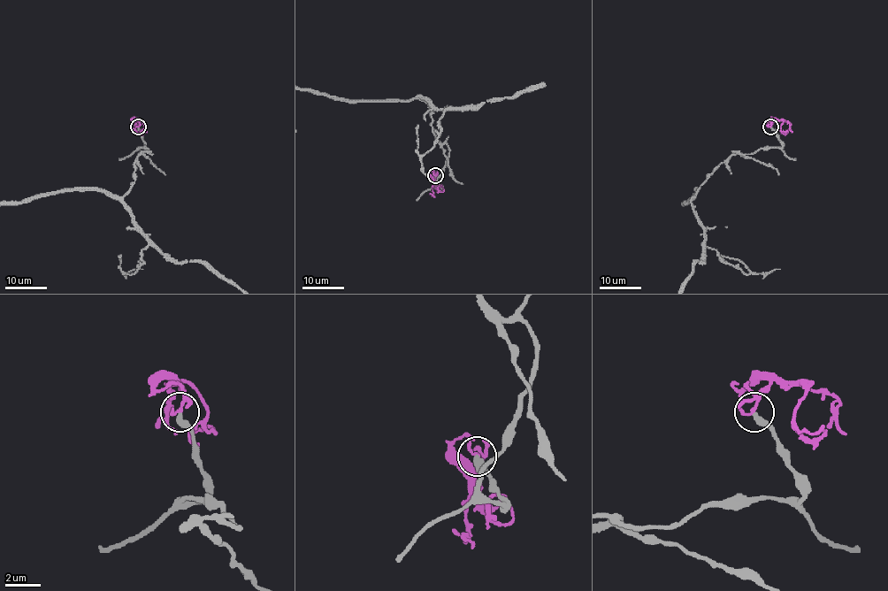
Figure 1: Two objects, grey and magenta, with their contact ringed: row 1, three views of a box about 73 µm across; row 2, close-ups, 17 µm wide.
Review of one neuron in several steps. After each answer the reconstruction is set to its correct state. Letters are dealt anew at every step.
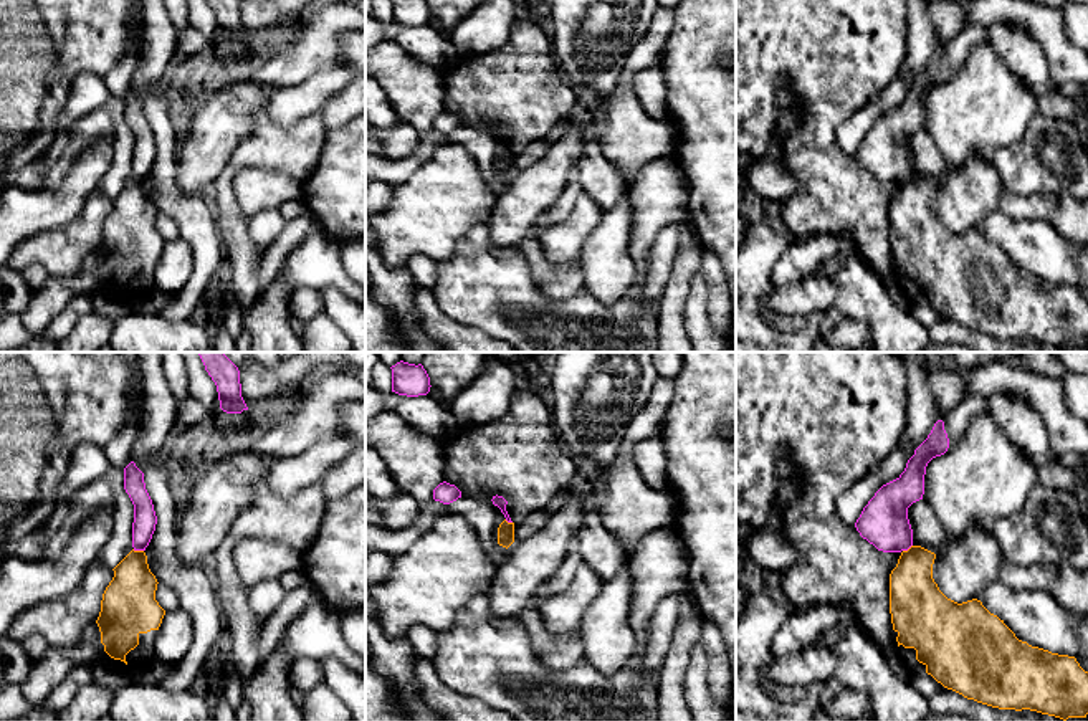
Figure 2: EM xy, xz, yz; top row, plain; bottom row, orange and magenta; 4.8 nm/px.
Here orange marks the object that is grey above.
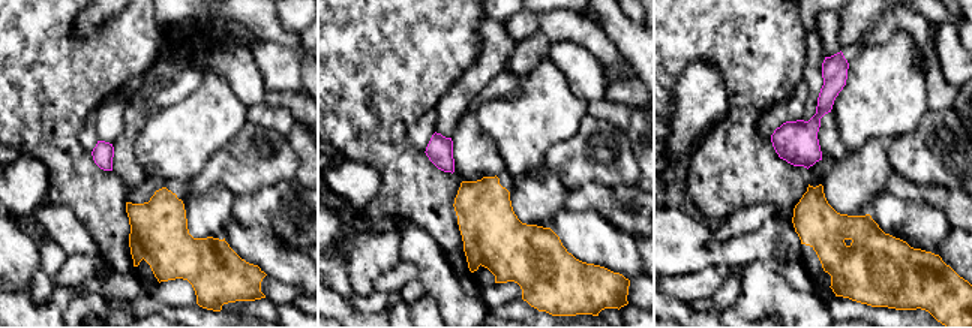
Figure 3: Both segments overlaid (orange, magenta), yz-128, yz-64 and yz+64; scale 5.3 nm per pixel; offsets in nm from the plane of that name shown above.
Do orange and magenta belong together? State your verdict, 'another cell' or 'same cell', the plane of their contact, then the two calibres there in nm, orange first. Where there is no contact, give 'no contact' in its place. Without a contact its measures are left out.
another cell | xy | 260/110 nm

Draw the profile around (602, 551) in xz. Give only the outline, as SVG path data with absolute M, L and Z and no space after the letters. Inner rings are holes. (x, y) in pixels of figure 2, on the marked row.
M592 494L585 498L589 516L577 537L584 564L587 564L602 582L607 582L615 577L622 567L627 567L630 557L618 537L613 536L600 519L597 501L599 498Z

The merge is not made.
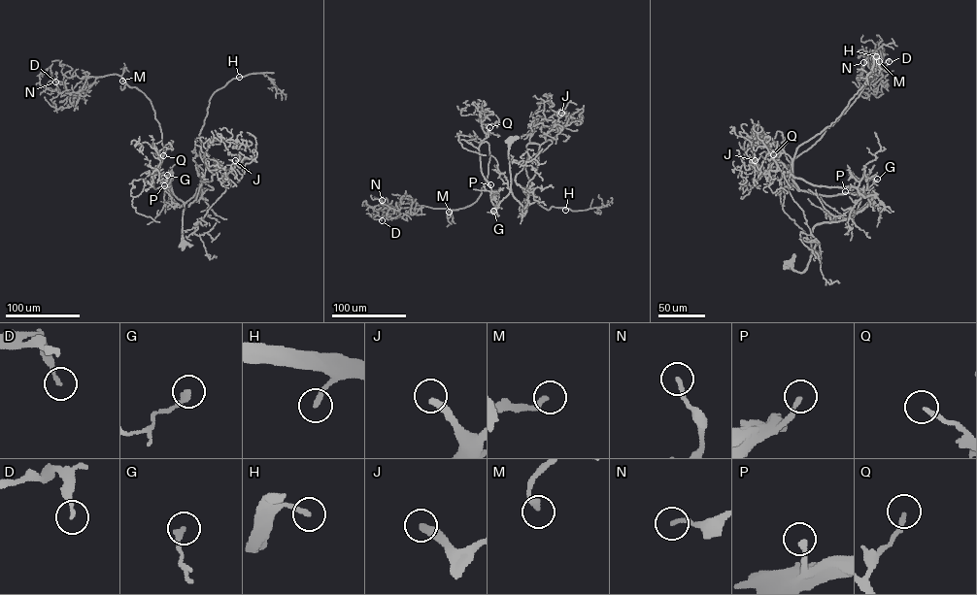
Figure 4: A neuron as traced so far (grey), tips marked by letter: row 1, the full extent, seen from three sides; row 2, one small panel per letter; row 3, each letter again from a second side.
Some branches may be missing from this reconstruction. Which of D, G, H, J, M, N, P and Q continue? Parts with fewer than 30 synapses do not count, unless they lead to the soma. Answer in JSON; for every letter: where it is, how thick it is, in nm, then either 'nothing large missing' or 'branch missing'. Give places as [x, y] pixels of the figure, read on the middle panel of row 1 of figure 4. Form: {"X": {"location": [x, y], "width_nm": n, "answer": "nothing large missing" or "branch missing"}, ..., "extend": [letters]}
{"D": {"location": [382, 220], "width_nm": 180, "answer": "nothing large missing"}, "G": {"location": [493, 211], "width_nm": 170, "answer": "nothing large missing"}, "H": {"location": [565, 210], "width_nm": 220, "answer": "branch missing"}, "J": {"location": [561, 113], "width_nm": 360, "answer": "branch missing"}, "M": {"location": [449, 212], "width_nm": 260, "answer": "branch missing"}, "N": {"location": [382, 200], "width_nm": 170, "answer": "nothing large missing"}, "P": {"location": [490, 184], "width_nm": 220, "answer": "nothing large missing"}, "Q": {"location": [489, 127], "width_nm": 180, "answer": "branch missing"}, "extend": ["H", "J", "M", "Q"]}

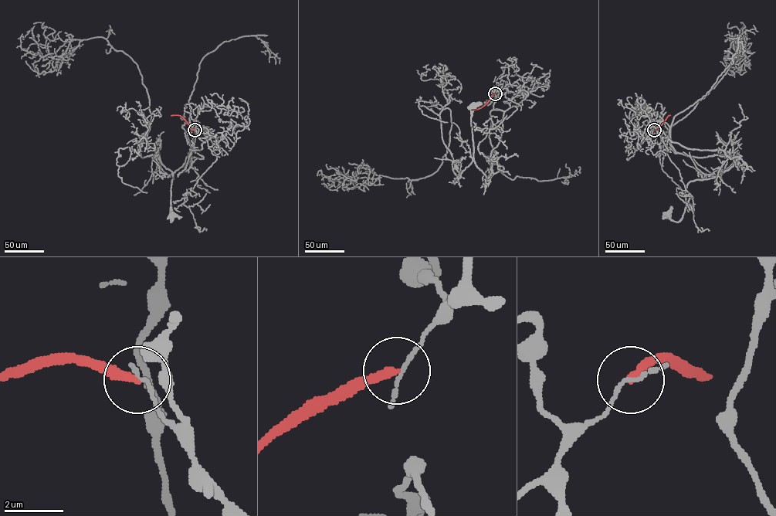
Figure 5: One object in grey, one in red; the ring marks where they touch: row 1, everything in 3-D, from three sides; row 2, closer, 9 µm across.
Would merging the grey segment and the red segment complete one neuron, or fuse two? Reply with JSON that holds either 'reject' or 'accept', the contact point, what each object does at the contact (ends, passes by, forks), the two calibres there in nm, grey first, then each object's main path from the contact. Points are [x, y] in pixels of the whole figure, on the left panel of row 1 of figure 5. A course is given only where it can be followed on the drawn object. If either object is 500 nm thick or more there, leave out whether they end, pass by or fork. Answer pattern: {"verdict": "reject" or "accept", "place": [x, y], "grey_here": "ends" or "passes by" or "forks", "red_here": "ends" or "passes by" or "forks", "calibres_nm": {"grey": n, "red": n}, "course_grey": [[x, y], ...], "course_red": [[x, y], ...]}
{"verdict": "reject", "place": [194, 130], "grey_here": "passes by", "red_here": "ends", "calibres_nm": {"grey": 110, "red": 280}, "course_grey": [[195, 130], [210, 137], [190, 150], [202, 158], [174, 172], [171, 214]], "course_red": [[195, 130], [191, 130], [181, 116], [171, 115]]}

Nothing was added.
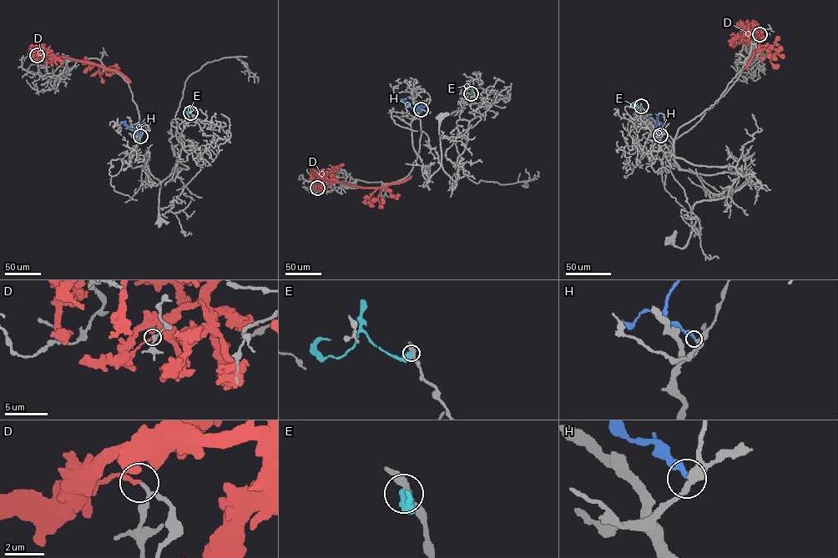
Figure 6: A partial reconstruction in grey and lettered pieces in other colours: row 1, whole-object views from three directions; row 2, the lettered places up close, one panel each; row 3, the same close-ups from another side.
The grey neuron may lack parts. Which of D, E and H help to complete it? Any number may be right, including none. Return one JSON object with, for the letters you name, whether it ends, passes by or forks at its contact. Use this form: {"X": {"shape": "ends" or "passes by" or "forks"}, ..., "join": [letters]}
{"H": {"shape": "ends"}, "join": ["H"]}

